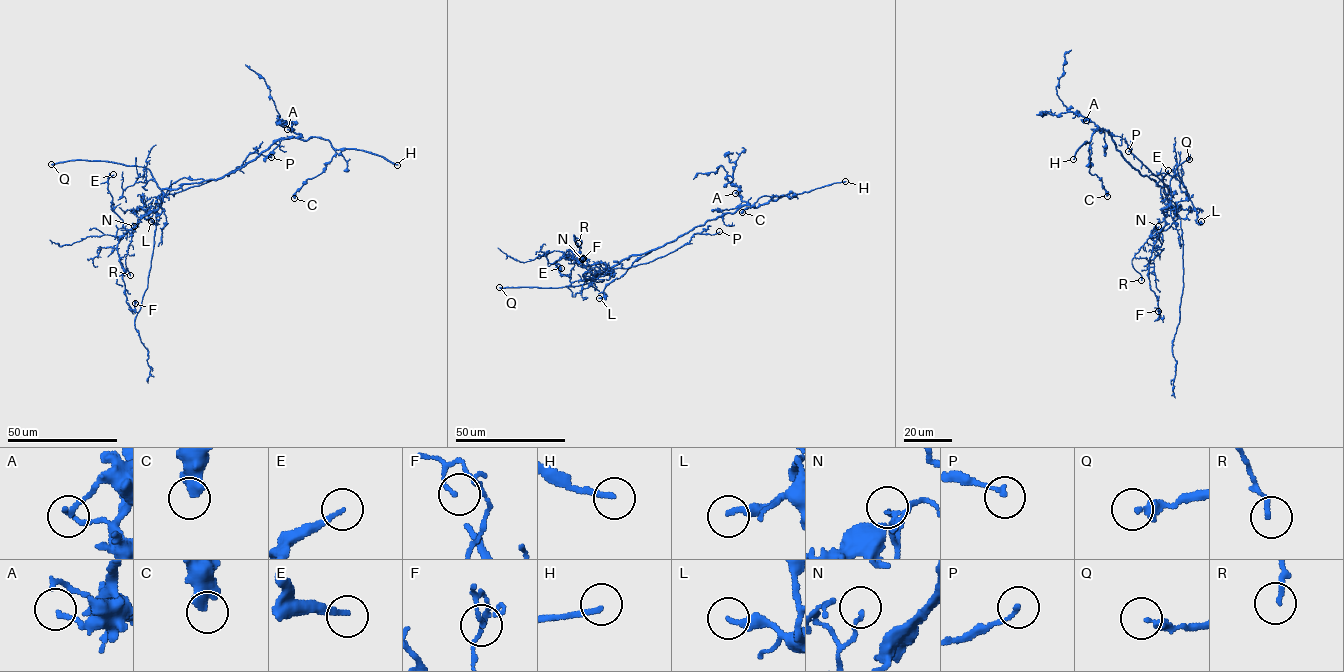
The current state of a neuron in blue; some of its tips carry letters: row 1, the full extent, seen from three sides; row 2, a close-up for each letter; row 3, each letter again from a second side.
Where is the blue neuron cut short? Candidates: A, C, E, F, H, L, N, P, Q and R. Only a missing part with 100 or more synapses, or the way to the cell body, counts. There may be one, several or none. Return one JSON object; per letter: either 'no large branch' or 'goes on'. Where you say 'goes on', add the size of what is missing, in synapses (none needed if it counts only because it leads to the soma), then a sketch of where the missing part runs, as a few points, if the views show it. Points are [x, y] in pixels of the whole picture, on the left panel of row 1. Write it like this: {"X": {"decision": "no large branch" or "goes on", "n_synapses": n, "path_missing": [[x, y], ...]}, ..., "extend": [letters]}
{"A": {"decision": "no large branch"}, "C": {"decision": "no large branch"}, "E": {"decision": "no large branch"}, "F": {"decision": "no large branch"}, "H": {"decision": "goes on", "n_synapses": 150}, "L": {"decision": "no large branch"}, "N": {"decision": "no large branch"}, "P": {"decision": "no large branch"}, "Q": {"decision": "goes on"}, "R": {"decision": "no large branch"}, "extend": ["H", "Q"]}

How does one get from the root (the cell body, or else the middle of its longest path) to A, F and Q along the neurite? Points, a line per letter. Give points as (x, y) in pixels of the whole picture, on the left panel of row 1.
A: (189, 183), (223, 177), (254, 160), (280, 139), (300, 134), (291, 128), (287, 129)
F: (189, 183), (163, 189), (159, 208), (144, 215), (119, 239), (117, 253), (126, 303), (133, 309), (135, 303)
Q: (189, 183), (176, 189), (160, 189), (147, 168), (111, 162), (71, 160), (51, 164)

